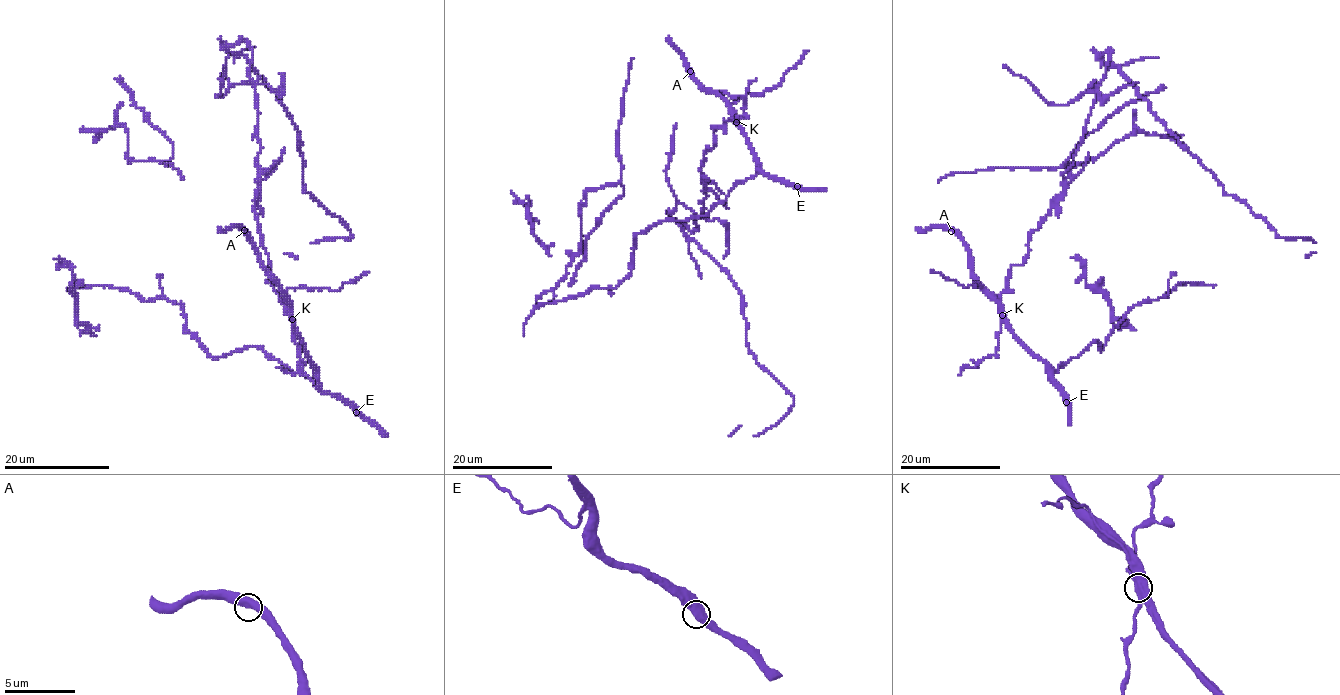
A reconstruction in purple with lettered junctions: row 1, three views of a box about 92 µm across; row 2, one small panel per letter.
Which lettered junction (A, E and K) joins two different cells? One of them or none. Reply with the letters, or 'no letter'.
K

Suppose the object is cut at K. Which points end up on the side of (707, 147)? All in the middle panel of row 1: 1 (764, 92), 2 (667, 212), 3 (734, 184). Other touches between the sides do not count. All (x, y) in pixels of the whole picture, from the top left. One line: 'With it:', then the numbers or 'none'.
With it: 2

